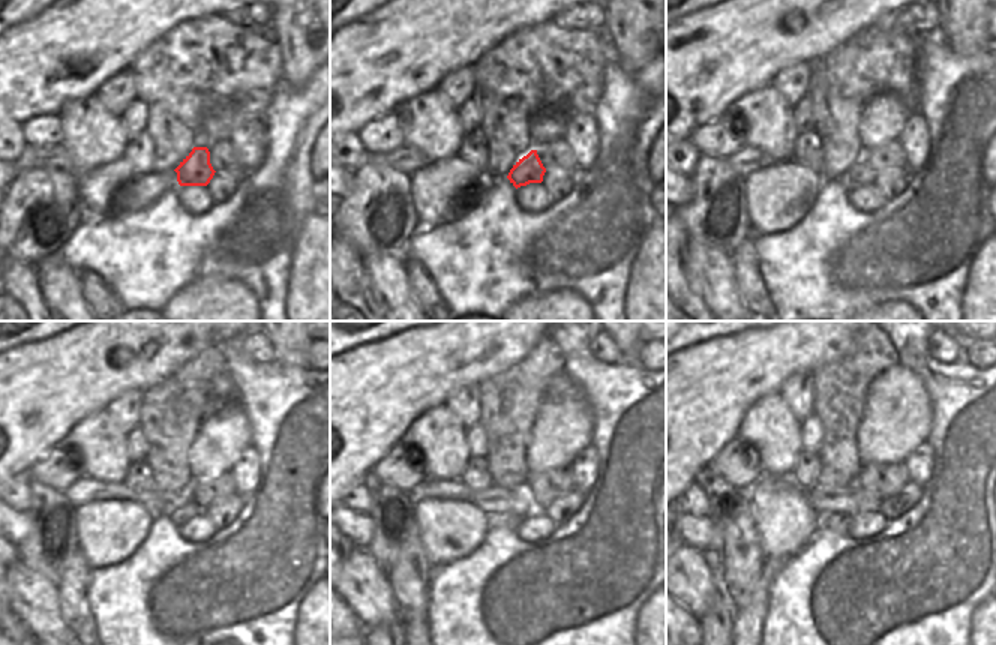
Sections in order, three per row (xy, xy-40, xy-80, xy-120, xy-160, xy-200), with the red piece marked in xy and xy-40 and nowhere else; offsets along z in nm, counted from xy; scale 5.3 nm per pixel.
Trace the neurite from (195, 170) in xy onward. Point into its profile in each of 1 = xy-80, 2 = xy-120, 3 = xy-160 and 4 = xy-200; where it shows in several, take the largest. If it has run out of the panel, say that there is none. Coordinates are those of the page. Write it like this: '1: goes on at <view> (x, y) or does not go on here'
1: goes on at xy-80 (861, 173)
2: goes on at xy-120 (179, 515)
3: goes on at xy-160 (510, 521)
4: goes on at xy-200 (837, 522)

